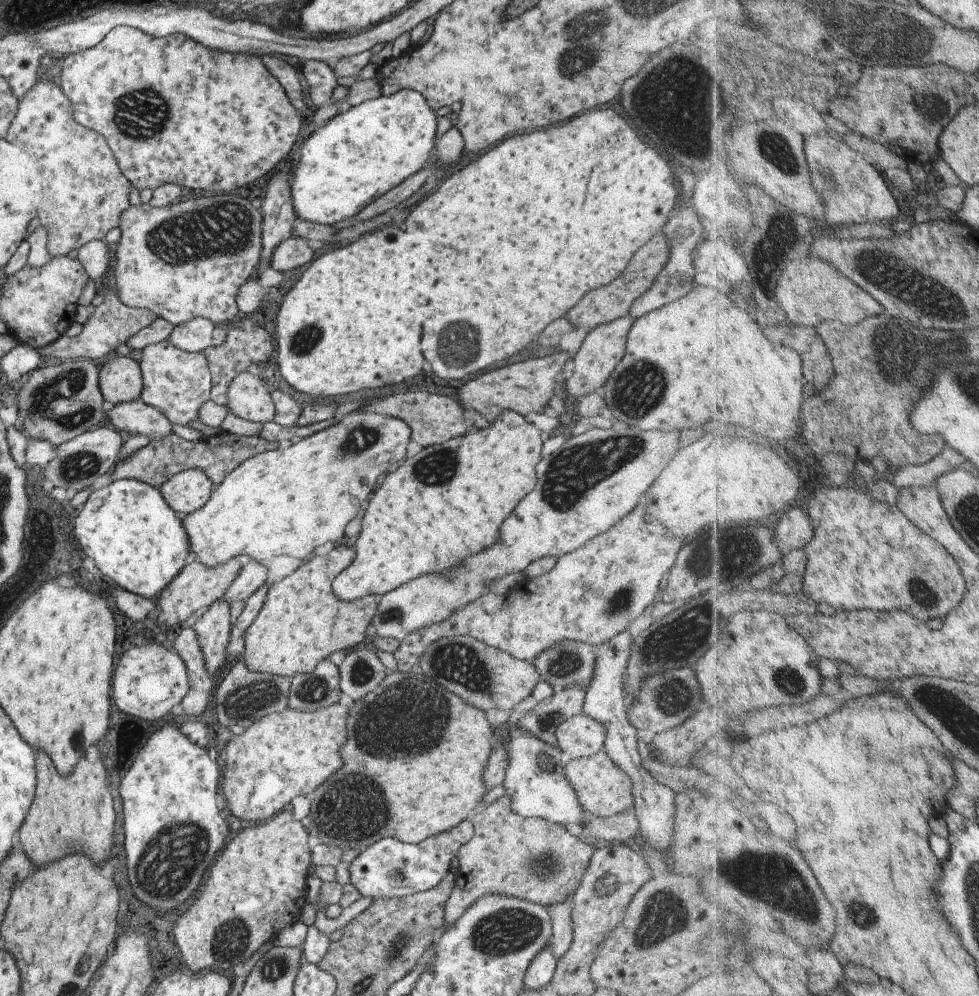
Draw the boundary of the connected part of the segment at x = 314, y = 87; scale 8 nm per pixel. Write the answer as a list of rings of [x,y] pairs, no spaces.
[[[305,59],[298,69],[301,69],[303,78],[309,86],[311,102],[317,107],[326,105],[331,100],[333,89],[341,82],[334,73],[332,64]]]

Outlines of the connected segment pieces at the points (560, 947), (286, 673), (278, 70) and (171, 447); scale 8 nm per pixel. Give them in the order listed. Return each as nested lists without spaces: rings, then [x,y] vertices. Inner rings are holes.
[[[571,896],[556,905],[545,908],[552,922],[552,957],[555,962],[566,954],[572,939],[572,924],[570,920]]]
[[[339,546],[339,552],[333,550],[331,558],[312,555],[307,563],[267,589],[265,602],[242,636],[245,651],[239,658],[250,671],[291,678],[313,672],[317,662],[331,652],[363,642],[365,627],[378,605],[377,596],[344,601],[331,592],[331,580],[351,564],[353,554],[353,548]],[[335,554],[339,560],[331,560]]]
[[[277,55],[261,56],[261,62],[284,88],[285,94],[293,108],[298,112],[303,112],[305,110],[303,105],[305,102],[303,102],[301,97],[301,86],[299,85],[299,78],[297,78],[298,75],[295,72],[295,68],[285,63],[285,61],[280,61]]]
[[[219,429],[206,433],[202,439],[195,442],[185,441],[171,432],[164,439],[149,441],[147,445],[135,450],[126,458],[120,458],[109,473],[112,481],[132,478],[159,488],[170,476],[179,471],[199,469],[209,477],[215,487],[225,478],[226,474],[229,474],[246,458],[273,449],[277,449],[277,441],[236,435]]]

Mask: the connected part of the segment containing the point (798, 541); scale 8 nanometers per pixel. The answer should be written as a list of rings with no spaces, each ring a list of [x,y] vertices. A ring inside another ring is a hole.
[[[792,507],[774,524],[774,540],[781,554],[787,555],[792,550],[806,549],[814,540],[814,528],[808,510]]]

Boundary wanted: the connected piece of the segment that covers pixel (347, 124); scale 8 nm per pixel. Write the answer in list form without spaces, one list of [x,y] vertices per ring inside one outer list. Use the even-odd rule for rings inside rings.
[[[401,89],[389,96],[379,96],[357,106],[349,108],[347,112],[343,114],[336,114],[334,117],[327,121],[327,124],[314,130],[314,133],[304,140],[303,144],[299,147],[299,151],[292,152],[290,154],[291,162],[289,166],[292,168],[290,173],[292,178],[290,179],[290,188],[288,189],[292,196],[292,207],[296,218],[299,217],[304,221],[312,222],[317,225],[329,225],[335,224],[340,220],[345,220],[349,216],[355,216],[364,206],[367,206],[373,199],[379,198],[382,194],[385,194],[388,190],[395,188],[399,183],[402,183],[407,177],[414,175],[425,164],[426,161],[432,158],[434,142],[436,138],[437,117],[434,110],[427,104],[423,95],[420,92],[411,89]]]

